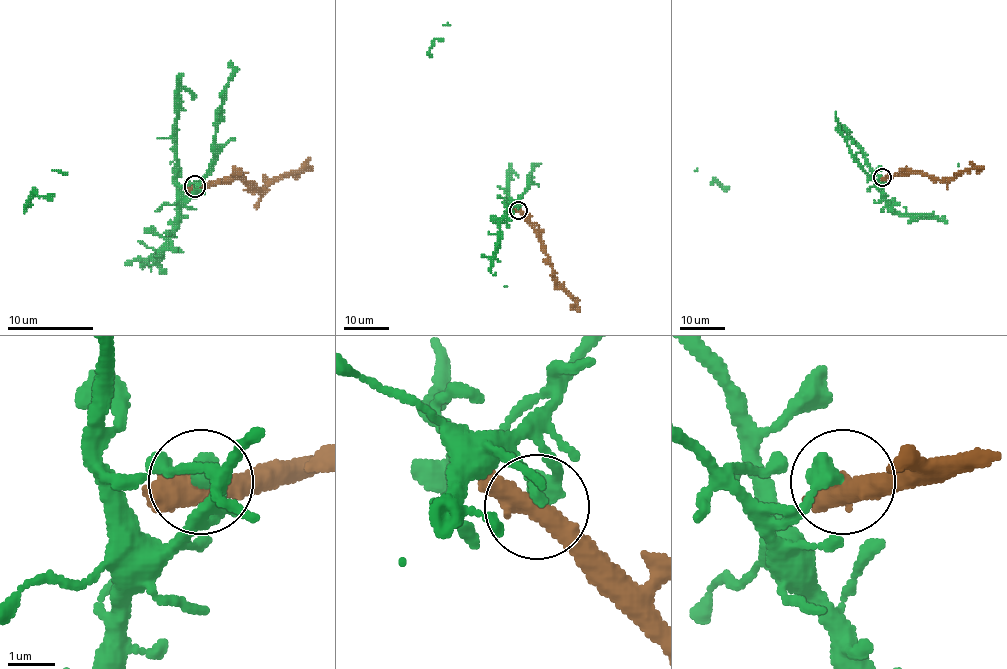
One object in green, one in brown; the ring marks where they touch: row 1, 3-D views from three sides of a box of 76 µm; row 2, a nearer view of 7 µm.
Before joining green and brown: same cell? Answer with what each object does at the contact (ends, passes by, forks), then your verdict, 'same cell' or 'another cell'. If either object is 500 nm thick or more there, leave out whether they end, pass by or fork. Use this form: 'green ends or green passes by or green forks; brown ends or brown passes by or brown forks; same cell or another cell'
green ends; brown passes by; another cell

